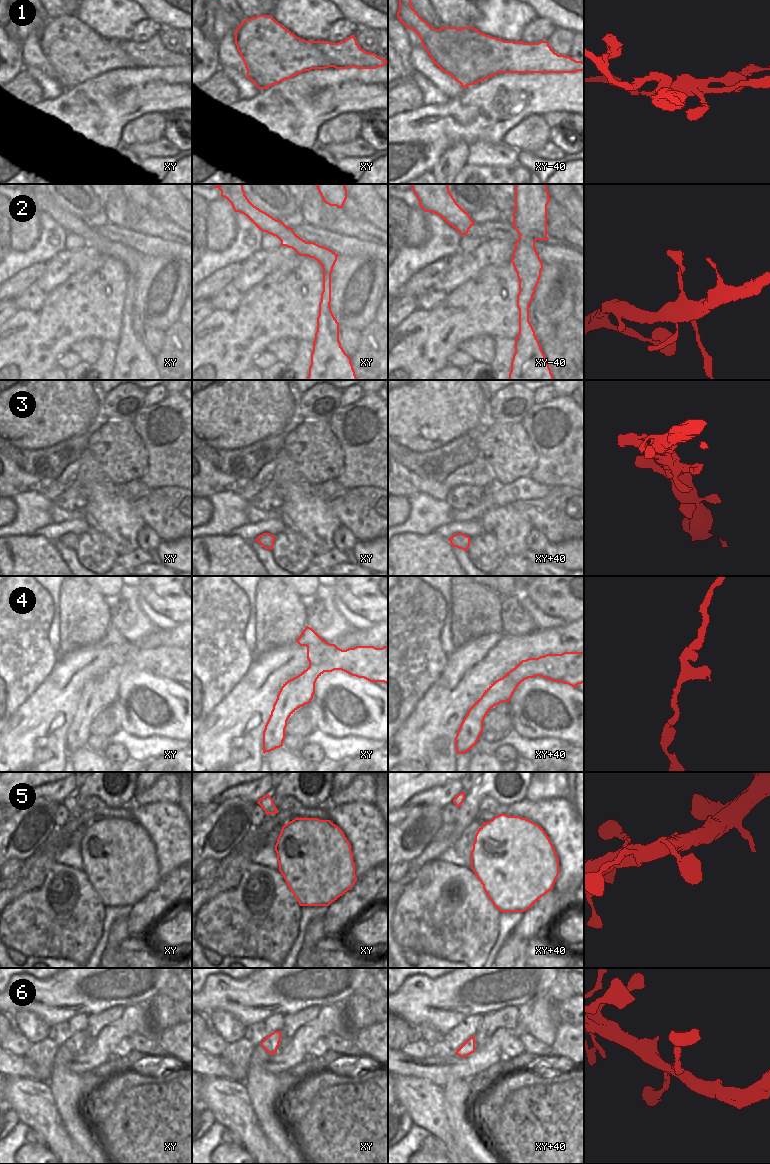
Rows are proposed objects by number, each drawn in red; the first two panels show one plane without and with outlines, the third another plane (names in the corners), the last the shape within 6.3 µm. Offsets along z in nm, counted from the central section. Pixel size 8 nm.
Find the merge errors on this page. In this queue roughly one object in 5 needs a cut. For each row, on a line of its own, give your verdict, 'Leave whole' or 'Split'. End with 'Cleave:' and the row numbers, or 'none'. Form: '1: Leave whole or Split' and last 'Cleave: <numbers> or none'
1: Split
2: Leave whole
3: Leave whole
4: Leave whole
5: Leave whole
6: Leave whole
Cleave: 1.

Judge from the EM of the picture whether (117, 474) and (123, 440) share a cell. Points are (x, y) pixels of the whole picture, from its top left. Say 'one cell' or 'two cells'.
one cell

